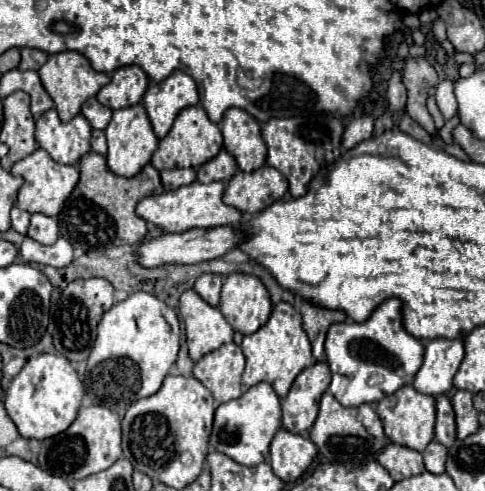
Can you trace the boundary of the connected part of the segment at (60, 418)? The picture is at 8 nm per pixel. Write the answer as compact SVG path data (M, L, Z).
M39 354L37 358L29 358L25 368L13 378L5 392L5 410L23 438L43 440L61 434L71 426L83 394L83 384L67 358L61 354Z

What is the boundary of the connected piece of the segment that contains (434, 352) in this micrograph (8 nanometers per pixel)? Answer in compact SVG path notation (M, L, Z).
M435 338L425 344L423 364L413 378L413 388L421 394L439 396L453 388L455 370L463 360L463 342L461 340L447 340Z

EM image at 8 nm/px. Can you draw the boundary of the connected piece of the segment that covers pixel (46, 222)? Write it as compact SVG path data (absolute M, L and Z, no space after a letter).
M33 214L27 236L41 244L53 244L59 238L57 220L51 216L45 216L45 214Z

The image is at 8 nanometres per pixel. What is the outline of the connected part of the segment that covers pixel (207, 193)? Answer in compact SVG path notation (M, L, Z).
M193 182L171 192L163 192L159 196L143 198L137 204L137 214L147 222L159 226L161 230L175 230L175 232L191 228L215 228L241 222L241 212L223 202L223 190L225 190L223 182L211 182L211 184Z

